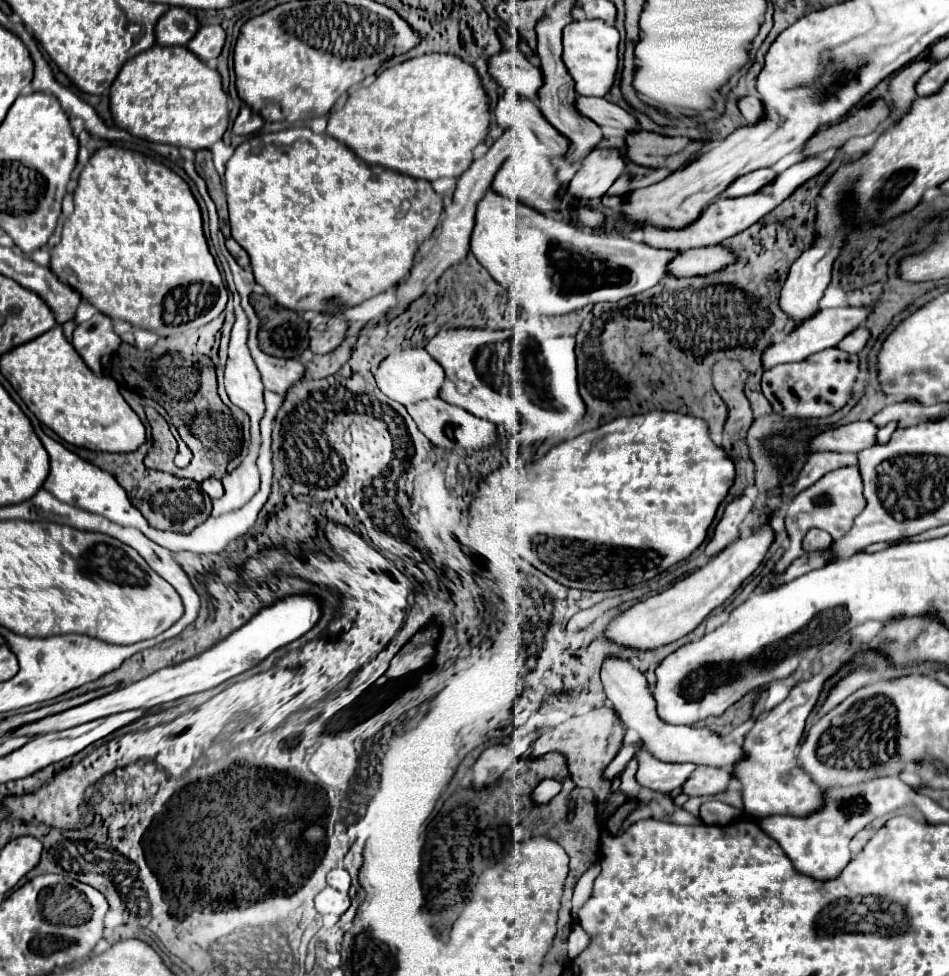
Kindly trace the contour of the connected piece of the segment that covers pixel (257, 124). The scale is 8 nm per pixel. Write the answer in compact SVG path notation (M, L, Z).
M241 105L241 111L233 123L233 133L235 135L251 135L251 133L259 131L263 123L265 121L257 113L253 113L247 105Z

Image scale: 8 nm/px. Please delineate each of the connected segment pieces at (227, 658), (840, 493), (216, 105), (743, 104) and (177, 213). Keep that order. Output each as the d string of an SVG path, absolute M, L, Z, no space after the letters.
M311 595L285 597L277 603L273 603L271 607L261 609L241 629L237 629L235 633L231 633L229 637L225 637L223 641L213 645L209 651L205 651L189 661L183 661L183 663L173 665L173 667L165 667L165 669L149 675L147 679L119 687L117 691L101 695L101 697L87 701L83 705L71 707L67 711L61 711L61 713L55 713L49 717L43 717L39 721L33 721L27 725L21 725L13 733L15 735L45 735L45 733L53 733L53 731L63 731L69 727L77 727L77 725L107 717L107 715L115 715L115 713L123 713L123 711L131 711L131 709L149 709L149 707L155 707L155 705L161 705L167 701L175 701L175 699L185 697L185 695L193 695L193 693L211 689L211 687L251 669L253 665L263 661L269 653L273 653L275 649L299 639L319 621L319 617L321 617L321 605L315 597L311 597Z
M849 465L849 467L841 467L835 469L827 475L823 475L815 485L811 485L809 489L801 491L785 509L785 527L789 531L789 539L791 545L785 551L785 555L777 561L775 571L783 571L795 557L803 555L801 549L801 539L805 537L805 533L813 527L819 527L823 531L827 531L833 541L837 541L839 537L843 537L843 533L847 533L847 529L851 529L853 519L863 511L865 505L865 497L863 497L863 481L859 477L859 469L857 465Z
M153 45L145 53L127 61L111 85L109 109L119 129L129 131L133 137L165 143L187 149L209 149L215 141L221 141L227 129L227 95L221 87L221 77L215 69L207 67L187 47L159 47Z
M743 97L743 99L739 99L739 111L743 113L743 117L745 117L751 125L759 123L759 121L765 117L763 103L761 103L761 99L757 99L757 97Z
M113 145L97 149L91 155L91 159L85 165L85 169L81 171L79 181L77 181L77 189L73 193L73 213L69 217L65 217L61 241L51 249L49 269L63 283L67 283L71 289L75 289L81 295L83 301L95 305L103 315L107 315L111 319L127 321L133 327L141 327L141 329L153 331L153 333L157 333L161 337L179 335L179 333L183 333L187 329L187 325L199 327L199 325L205 325L205 323L213 321L215 317L219 317L219 313L225 309L225 303L227 303L227 289L225 289L223 279L219 275L219 269L215 265L215 259L209 253L209 247L207 247L207 241L205 241L205 235L203 235L201 211L199 211L199 205L197 205L197 201L195 201L189 185L177 173L173 173L169 167L165 167L163 163L157 163L157 161L153 161L153 159L141 155L141 153L127 151L127 149L113 147Z

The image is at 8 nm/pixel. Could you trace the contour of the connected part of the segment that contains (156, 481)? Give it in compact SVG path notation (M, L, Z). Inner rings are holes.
M75 449L83 459L91 461L99 469L111 473L117 483L127 491L129 501L141 511L141 515L147 519L147 523L155 529L167 529L177 533L189 533L207 517L211 515L211 497L203 493L201 485L193 479L181 479L171 473L161 473L155 469L147 469L141 463L141 449L135 453L95 453L87 449Z

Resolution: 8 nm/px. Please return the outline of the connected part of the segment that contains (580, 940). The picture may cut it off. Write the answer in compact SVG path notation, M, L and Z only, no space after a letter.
M575 925L569 935L569 959L575 959L577 955L581 955L589 943L591 943L591 937L581 929L581 925Z

